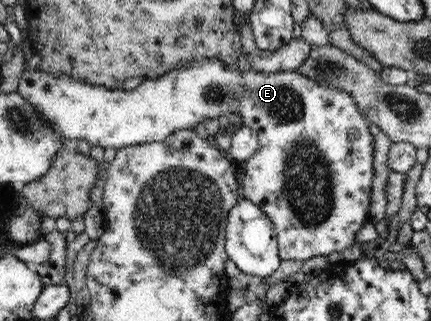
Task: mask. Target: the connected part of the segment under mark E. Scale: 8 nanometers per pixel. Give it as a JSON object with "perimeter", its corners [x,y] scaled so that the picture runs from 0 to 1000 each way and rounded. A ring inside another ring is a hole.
{"perimeter":[[[67,143],[51,146],[58,199],[49,246],[42,262],[39,287],[49,299],[65,302],[77,327],[93,346],[93,361],[111,377],[111,386],[128,393],[139,408],[139,424],[148,424],[148,436],[202,436],[209,455],[237,455],[239,461],[278,464],[295,455],[325,452],[332,445],[353,445],[355,439],[376,439],[383,427],[406,417],[411,408],[429,402],[452,405],[452,393],[462,380],[476,380],[476,368],[508,368],[513,355],[531,355],[531,349],[555,349],[568,396],[578,396],[592,421],[596,421],[601,461],[596,474],[575,492],[561,511],[564,536],[555,542],[559,579],[559,617],[580,623],[594,636],[610,660],[631,685],[636,698],[636,723],[645,748],[645,794],[652,810],[717,810],[729,798],[761,798],[768,785],[787,785],[800,779],[824,757],[824,735],[835,710],[842,710],[852,692],[852,660],[856,660],[861,611],[861,561],[868,551],[865,526],[865,452],[868,436],[856,411],[856,393],[847,380],[847,368],[838,361],[838,346],[819,318],[819,308],[803,287],[787,287],[775,274],[763,274],[752,255],[740,262],[719,243],[708,243],[701,231],[682,218],[661,218],[661,224],[601,224],[582,212],[573,231],[555,231],[550,218],[527,218],[531,199],[522,199],[517,187],[501,181],[471,181],[471,187],[439,187],[422,212],[394,215],[383,224],[383,237],[364,243],[364,249],[341,249],[316,274],[290,283],[285,274],[271,280],[253,280],[251,274],[197,259],[160,240],[155,234],[118,234],[81,209],[67,209],[65,190],[74,174],[74,156]]]}

